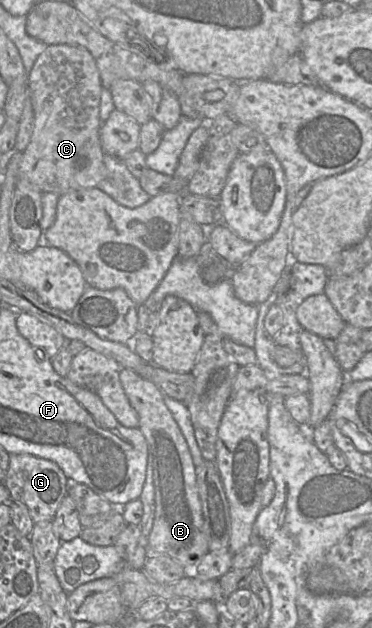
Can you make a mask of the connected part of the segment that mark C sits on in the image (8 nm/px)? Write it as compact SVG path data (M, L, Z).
M66 44L48 45L28 73L28 96L34 112L29 144L22 153L19 179L27 179L39 192L62 195L71 190L93 188L107 177L104 151L99 136L101 77L91 53L84 47Z

